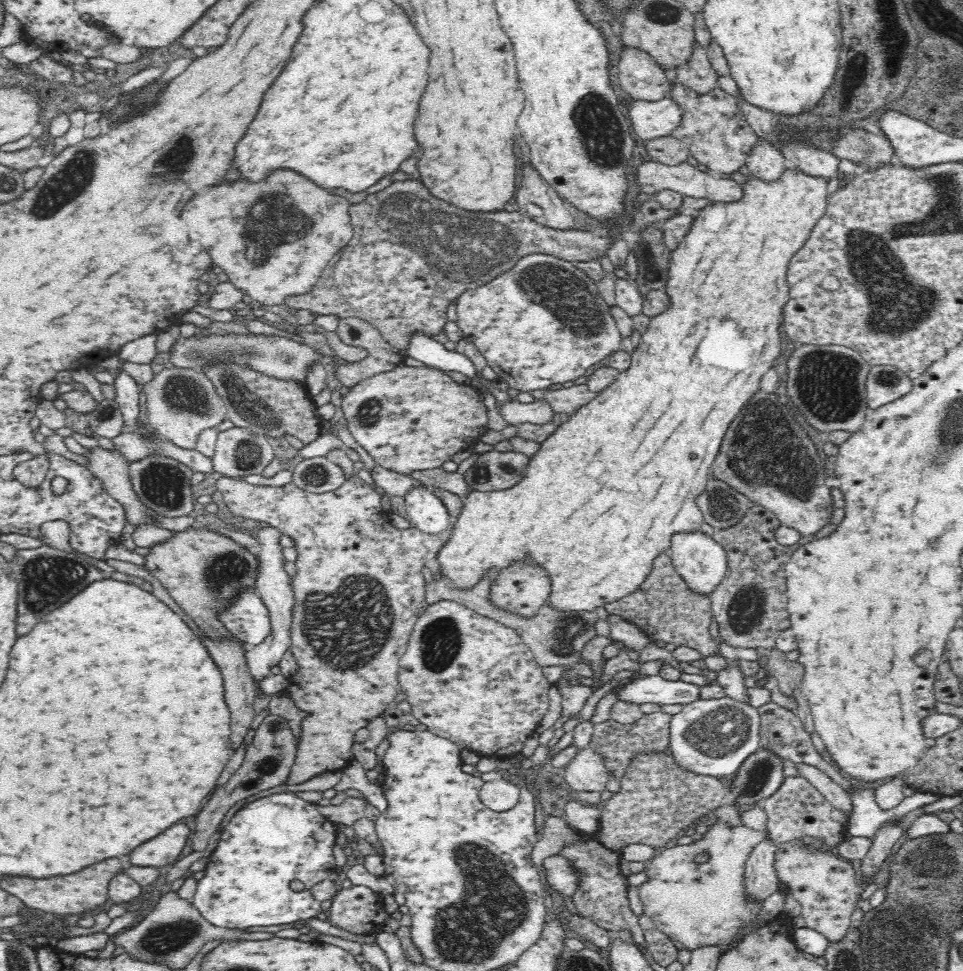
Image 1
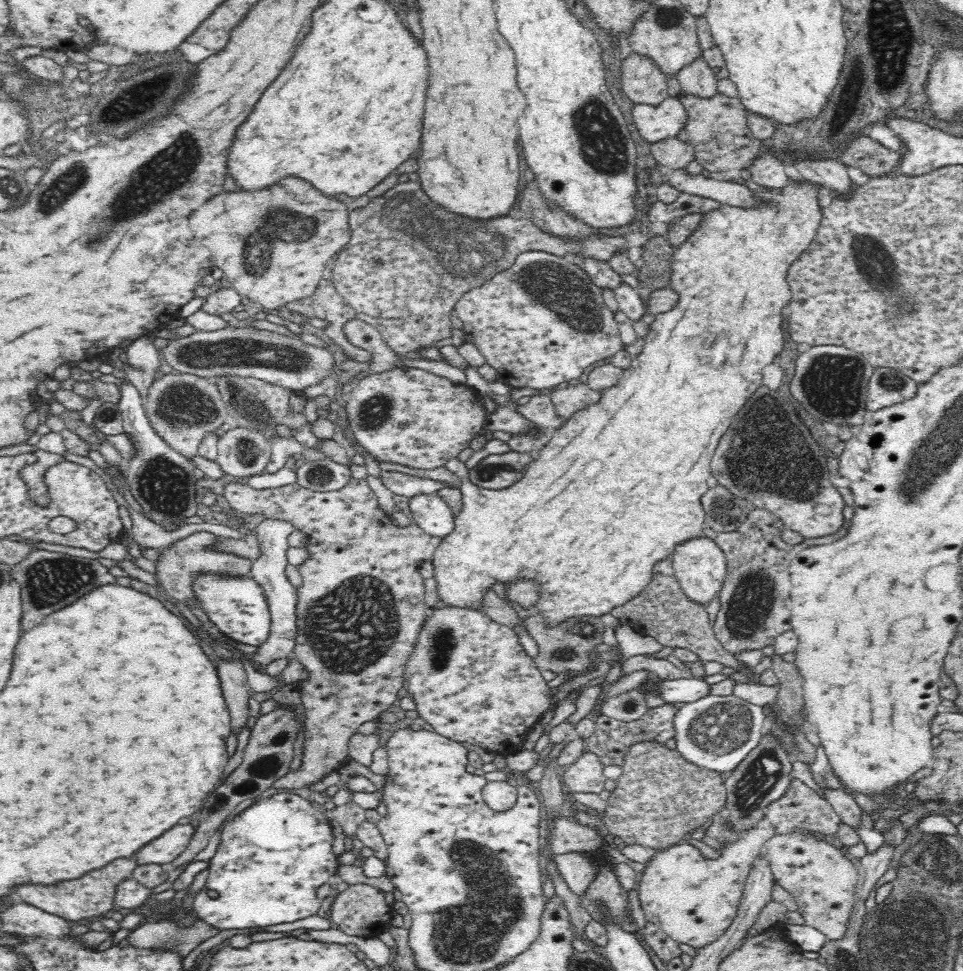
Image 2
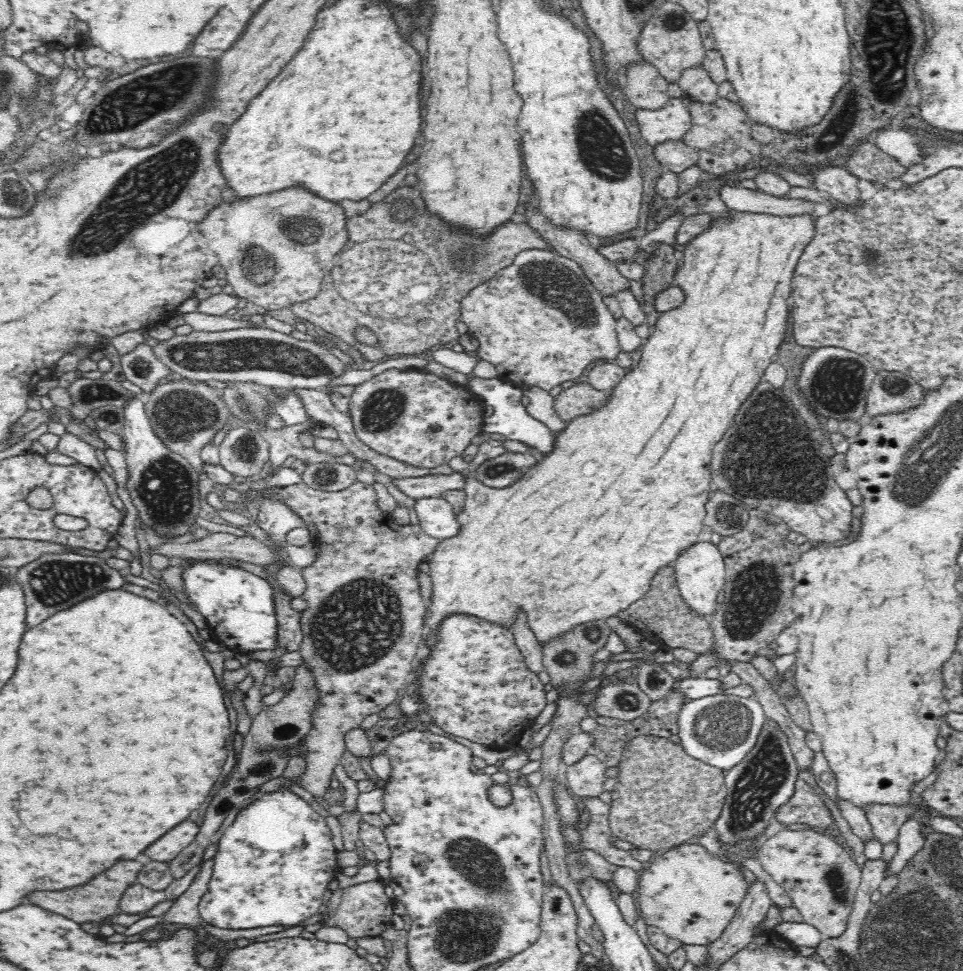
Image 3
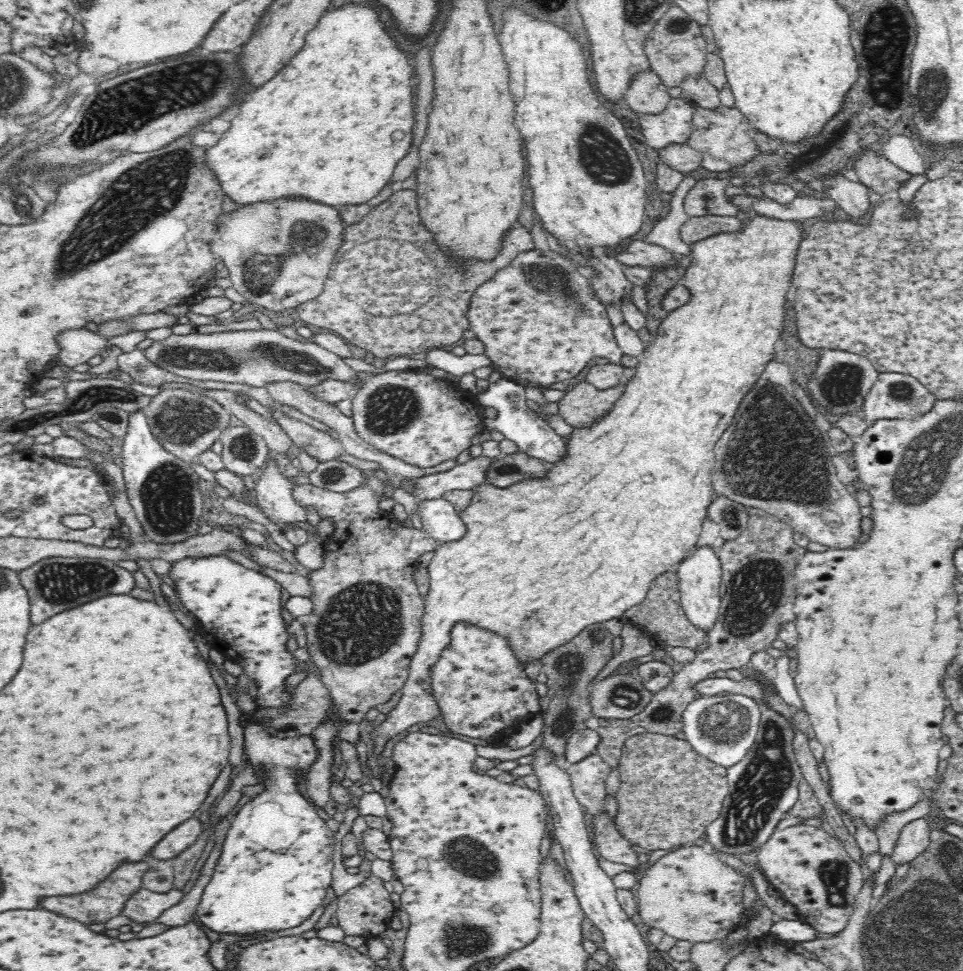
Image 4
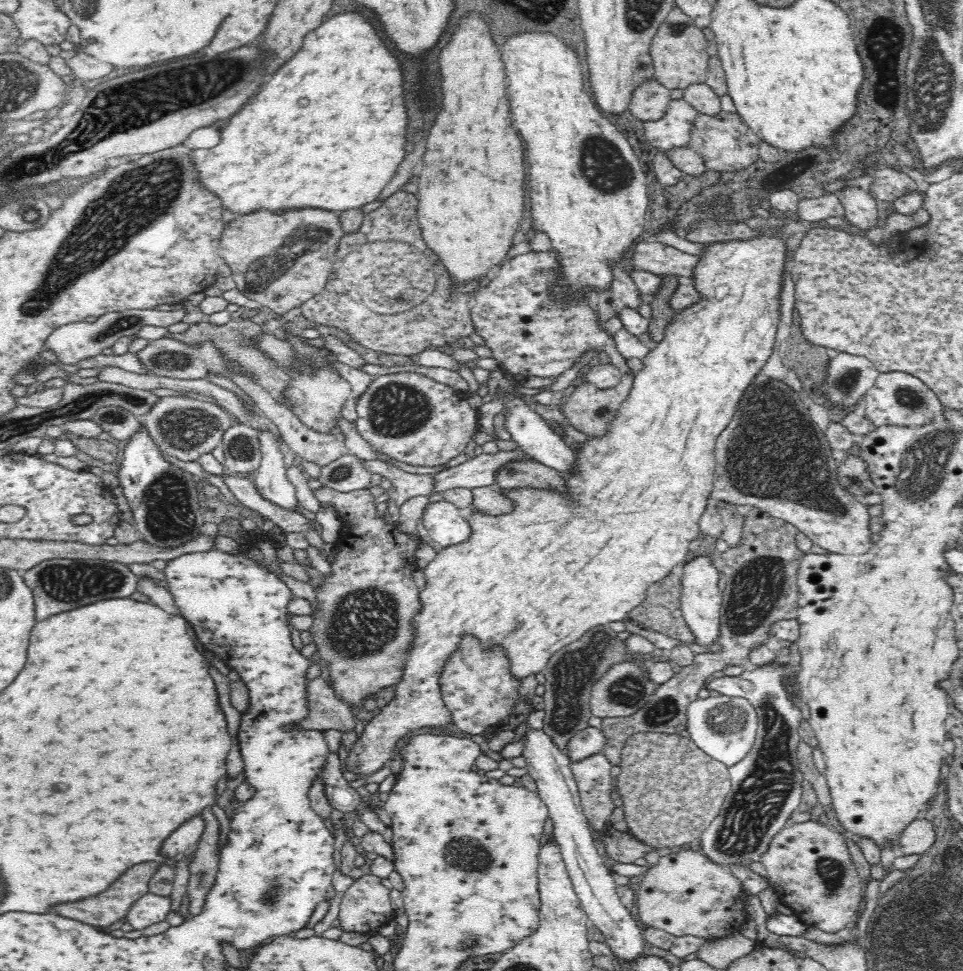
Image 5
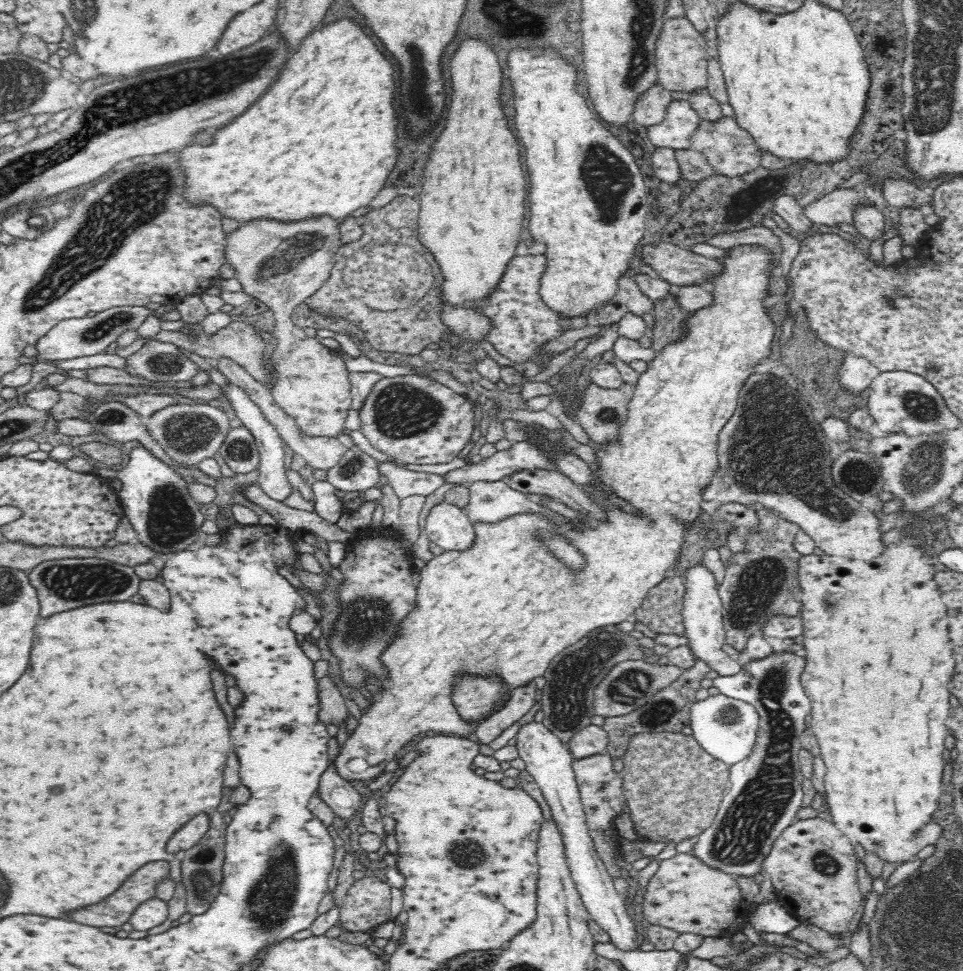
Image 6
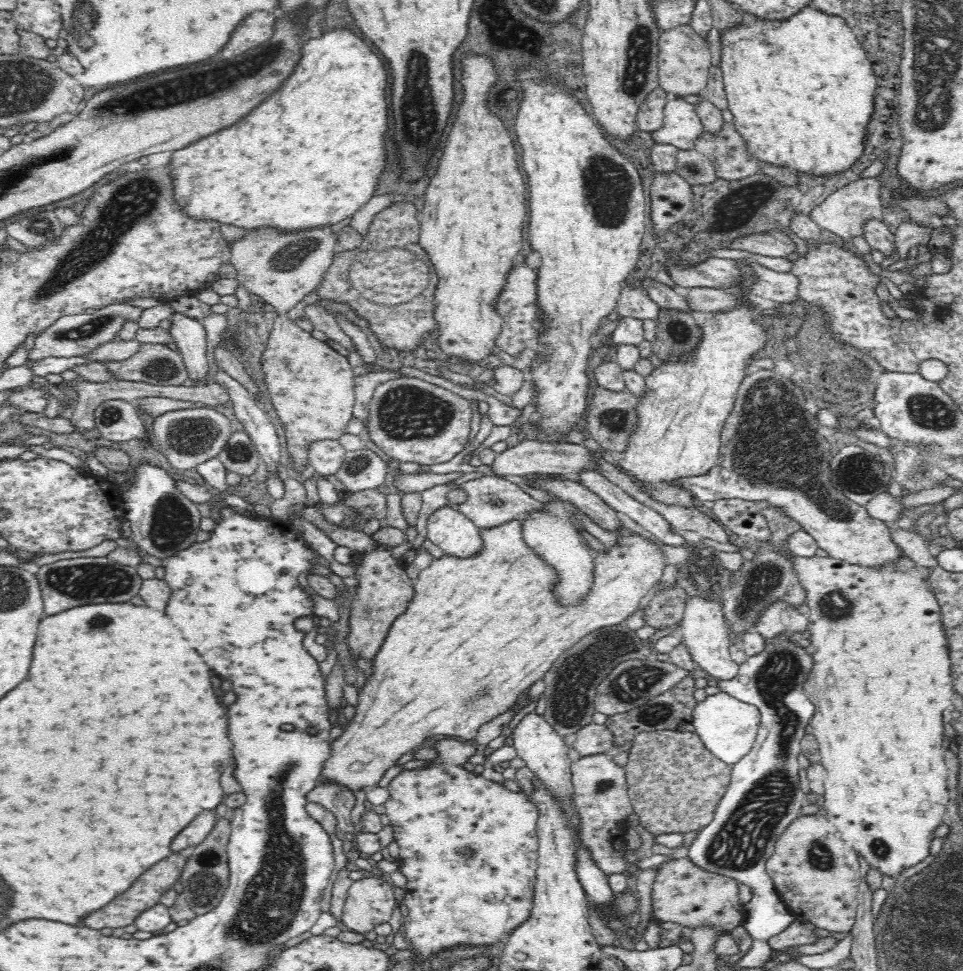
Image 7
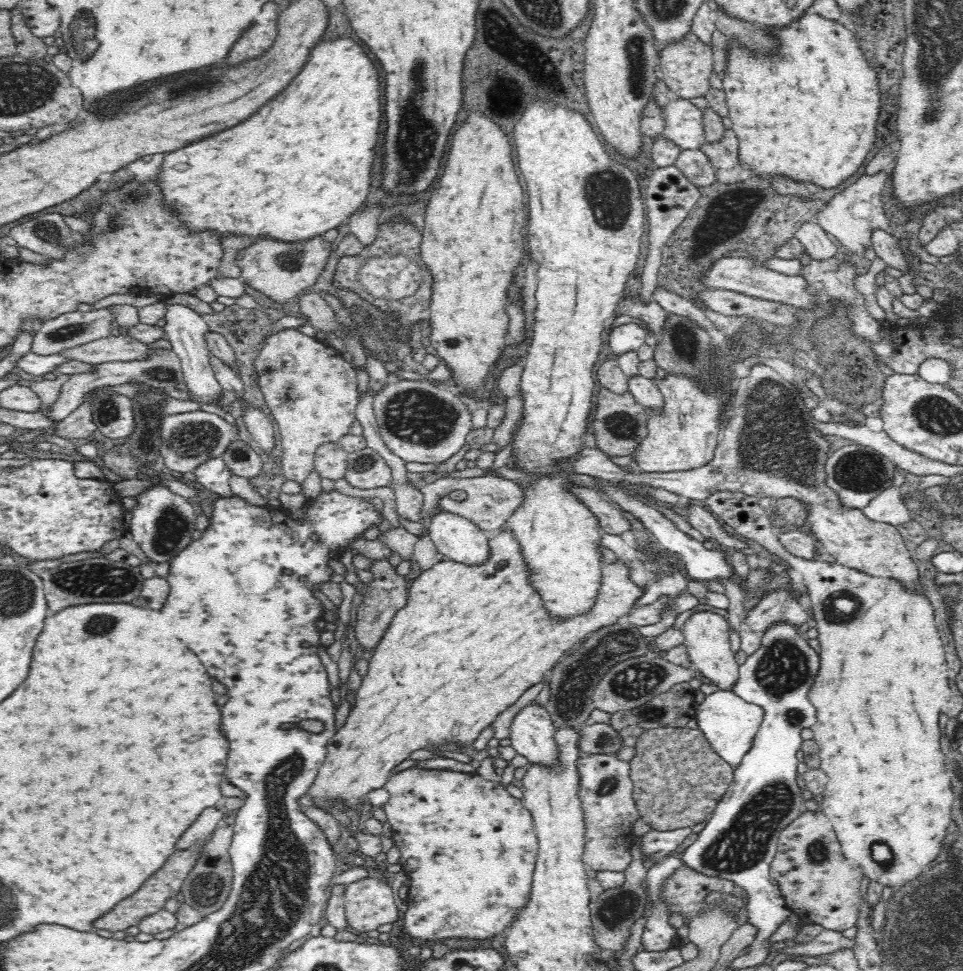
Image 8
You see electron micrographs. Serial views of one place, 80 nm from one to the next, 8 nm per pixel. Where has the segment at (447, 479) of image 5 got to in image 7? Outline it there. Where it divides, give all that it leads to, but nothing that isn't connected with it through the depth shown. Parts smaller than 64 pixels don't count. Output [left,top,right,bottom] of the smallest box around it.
[488,440,595,480]

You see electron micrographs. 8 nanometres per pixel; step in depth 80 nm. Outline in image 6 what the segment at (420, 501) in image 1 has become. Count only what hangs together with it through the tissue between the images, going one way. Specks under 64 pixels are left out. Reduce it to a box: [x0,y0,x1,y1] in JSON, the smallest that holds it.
[425,501,476,550]

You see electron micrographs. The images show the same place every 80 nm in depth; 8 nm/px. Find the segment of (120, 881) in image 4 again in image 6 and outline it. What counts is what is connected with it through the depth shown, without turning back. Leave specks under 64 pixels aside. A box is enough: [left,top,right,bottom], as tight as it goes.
[68,862,170,928]

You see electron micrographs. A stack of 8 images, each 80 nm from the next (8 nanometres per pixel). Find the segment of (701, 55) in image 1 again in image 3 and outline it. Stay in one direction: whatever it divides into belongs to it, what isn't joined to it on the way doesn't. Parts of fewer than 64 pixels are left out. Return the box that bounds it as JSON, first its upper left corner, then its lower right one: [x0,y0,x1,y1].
[677,63,718,102]

